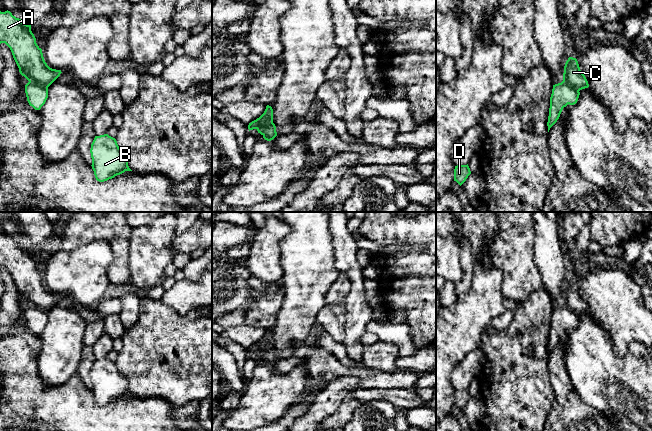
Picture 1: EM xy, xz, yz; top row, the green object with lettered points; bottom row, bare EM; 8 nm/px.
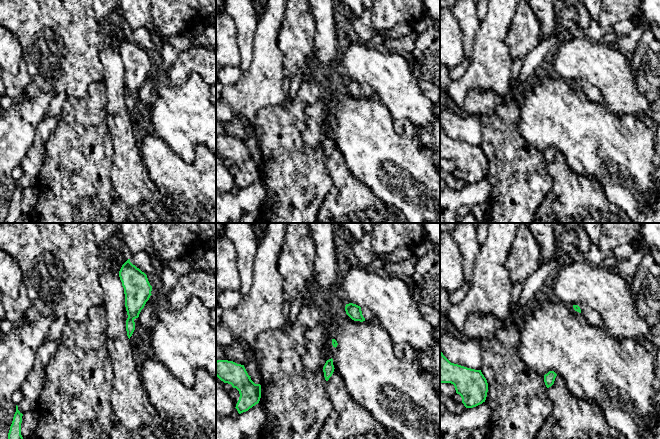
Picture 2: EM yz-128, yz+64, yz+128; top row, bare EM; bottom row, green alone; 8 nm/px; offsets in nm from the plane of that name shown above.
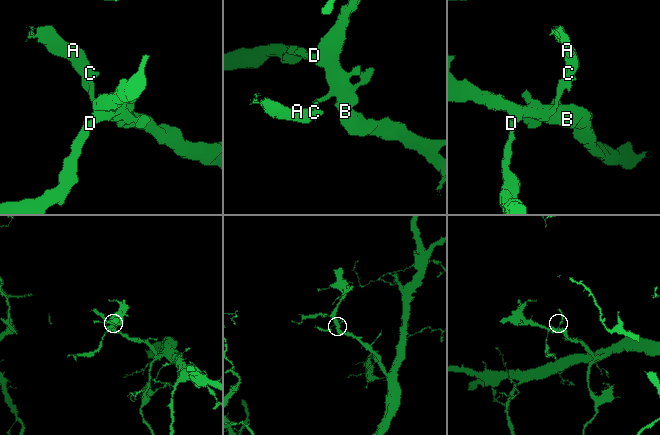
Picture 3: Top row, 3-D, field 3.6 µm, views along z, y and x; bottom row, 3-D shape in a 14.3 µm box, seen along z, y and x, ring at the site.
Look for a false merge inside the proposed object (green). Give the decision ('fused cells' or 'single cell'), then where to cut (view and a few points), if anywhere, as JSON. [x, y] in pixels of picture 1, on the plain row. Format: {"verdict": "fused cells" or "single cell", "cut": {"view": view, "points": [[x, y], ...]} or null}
{"verdict": "fused cells", "cut": {"view": "xy", "points": [[29, 305], [35, 305], [47, 311]]}}

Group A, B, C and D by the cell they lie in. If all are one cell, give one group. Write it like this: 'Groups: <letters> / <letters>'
Groups: A C / B D

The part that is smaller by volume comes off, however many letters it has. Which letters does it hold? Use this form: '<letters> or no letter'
A, C

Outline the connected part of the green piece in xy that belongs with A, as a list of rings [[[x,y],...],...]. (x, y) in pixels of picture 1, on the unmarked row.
[[[0,235],[0,268],[5,267],[11,274],[19,296],[29,306],[49,311],[62,297],[50,292],[44,284],[42,273],[27,249],[10,235]]]

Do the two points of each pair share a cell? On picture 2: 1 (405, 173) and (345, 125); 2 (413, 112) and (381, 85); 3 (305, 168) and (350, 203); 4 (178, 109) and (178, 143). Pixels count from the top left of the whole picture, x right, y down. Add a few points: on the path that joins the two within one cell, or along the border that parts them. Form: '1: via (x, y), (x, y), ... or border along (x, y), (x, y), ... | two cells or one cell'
1: via (390, 164), (360, 136) | one cell
2: via (406, 104), (389, 87) | one cell
3: border along (326, 165), (332, 180), (332, 187), (320, 209) | two cells
4: via (178, 117), (178, 135) | one cell

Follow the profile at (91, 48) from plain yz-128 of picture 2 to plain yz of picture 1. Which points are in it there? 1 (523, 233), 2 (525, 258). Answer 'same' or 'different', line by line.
1: same
2: same

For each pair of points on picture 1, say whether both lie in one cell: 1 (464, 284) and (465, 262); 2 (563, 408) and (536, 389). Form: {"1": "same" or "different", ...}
{"1": "same", "2": "different"}

